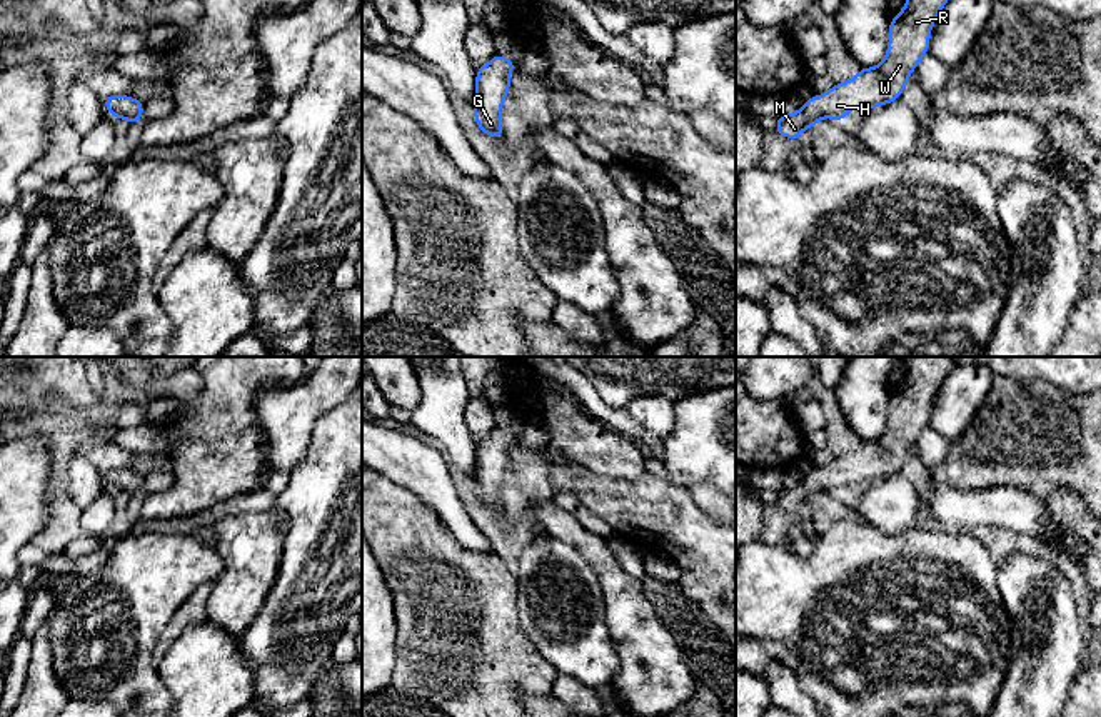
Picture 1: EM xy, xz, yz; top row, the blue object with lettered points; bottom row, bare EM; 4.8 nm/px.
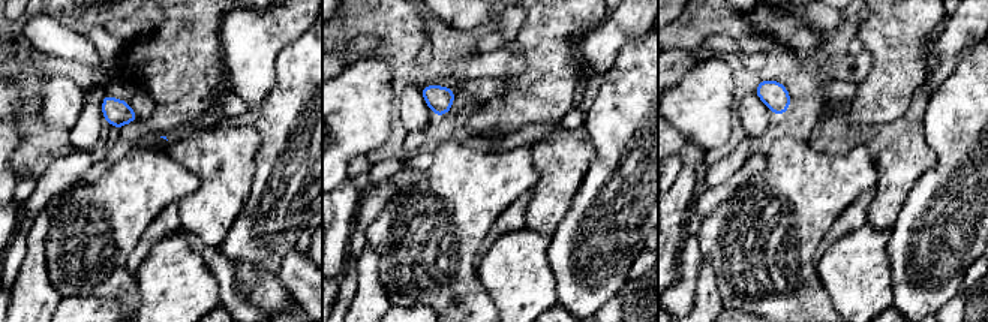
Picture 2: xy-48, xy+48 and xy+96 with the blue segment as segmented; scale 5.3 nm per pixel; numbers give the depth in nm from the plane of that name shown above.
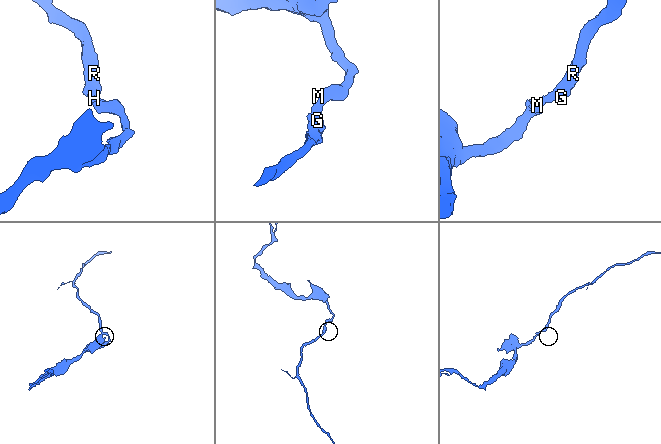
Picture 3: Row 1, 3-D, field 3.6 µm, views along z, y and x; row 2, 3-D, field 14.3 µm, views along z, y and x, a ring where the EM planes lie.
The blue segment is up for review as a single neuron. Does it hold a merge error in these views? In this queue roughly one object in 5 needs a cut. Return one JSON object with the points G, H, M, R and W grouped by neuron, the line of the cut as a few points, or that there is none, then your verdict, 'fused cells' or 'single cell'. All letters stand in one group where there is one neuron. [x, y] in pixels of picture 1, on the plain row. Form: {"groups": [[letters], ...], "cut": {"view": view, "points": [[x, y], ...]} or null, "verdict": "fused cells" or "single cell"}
{"groups": [["G", "H", "M", "R", "W"]], "cut": null, "verdict": "single cell"}

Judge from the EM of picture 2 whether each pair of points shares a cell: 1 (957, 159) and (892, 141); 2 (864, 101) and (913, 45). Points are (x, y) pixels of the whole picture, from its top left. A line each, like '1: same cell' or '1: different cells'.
1: different cells
2: same cell

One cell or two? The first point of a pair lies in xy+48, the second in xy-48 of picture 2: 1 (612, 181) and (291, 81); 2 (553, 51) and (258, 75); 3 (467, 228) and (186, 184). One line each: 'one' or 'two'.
1: one
2: two
3: one

